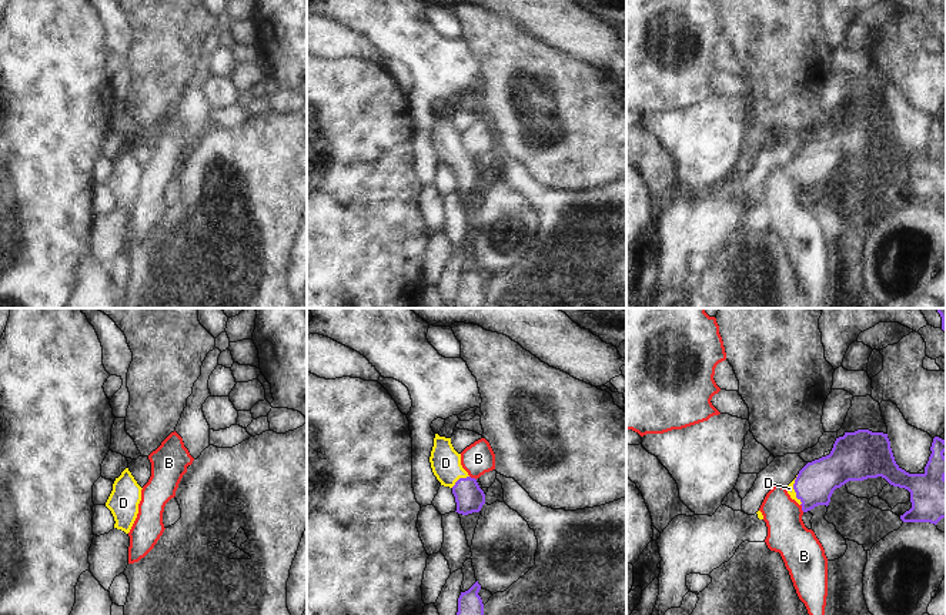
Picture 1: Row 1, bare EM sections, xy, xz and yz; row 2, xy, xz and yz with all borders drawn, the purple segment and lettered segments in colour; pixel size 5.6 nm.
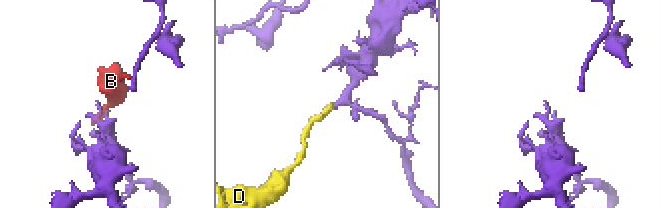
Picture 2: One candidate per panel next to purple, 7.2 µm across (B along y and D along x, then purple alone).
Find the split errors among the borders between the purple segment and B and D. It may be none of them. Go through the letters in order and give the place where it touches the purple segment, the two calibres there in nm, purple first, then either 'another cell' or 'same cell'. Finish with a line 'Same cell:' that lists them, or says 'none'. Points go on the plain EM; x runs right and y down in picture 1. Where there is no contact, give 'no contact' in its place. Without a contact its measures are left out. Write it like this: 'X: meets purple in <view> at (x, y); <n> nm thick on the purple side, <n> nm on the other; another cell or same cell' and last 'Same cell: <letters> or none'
B: meets purple in yz at (802, 189); 220 nm thick on the purple side, 240 nm on the other; another cell
D: meets purple in yz at (794, 169); 220 nm thick on the purple side, 50 nm on the other; same cell
Same cell: D

